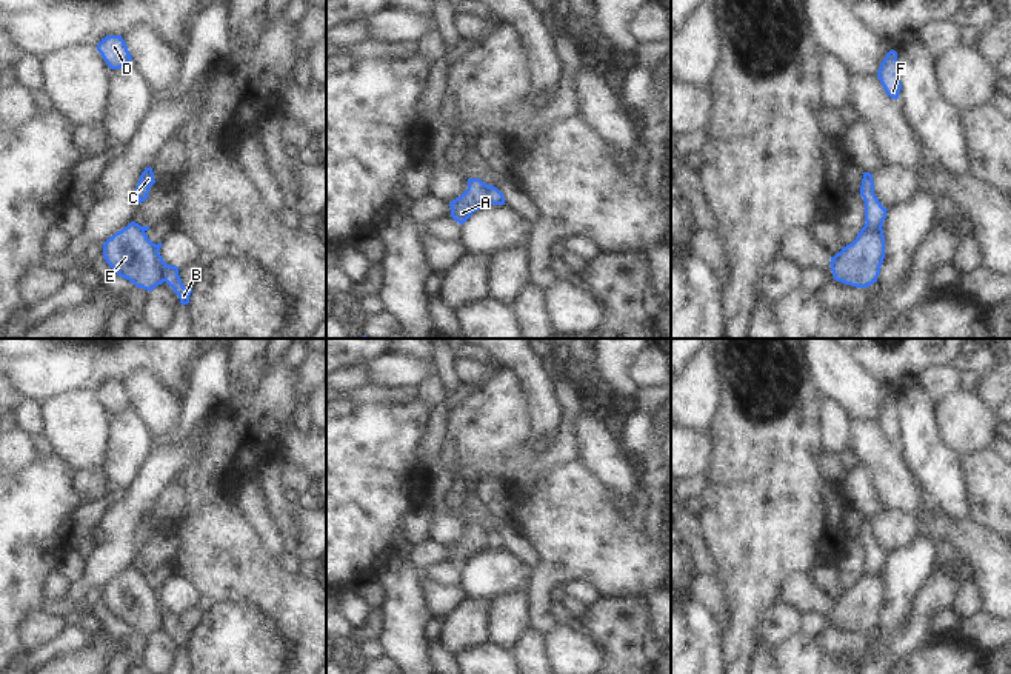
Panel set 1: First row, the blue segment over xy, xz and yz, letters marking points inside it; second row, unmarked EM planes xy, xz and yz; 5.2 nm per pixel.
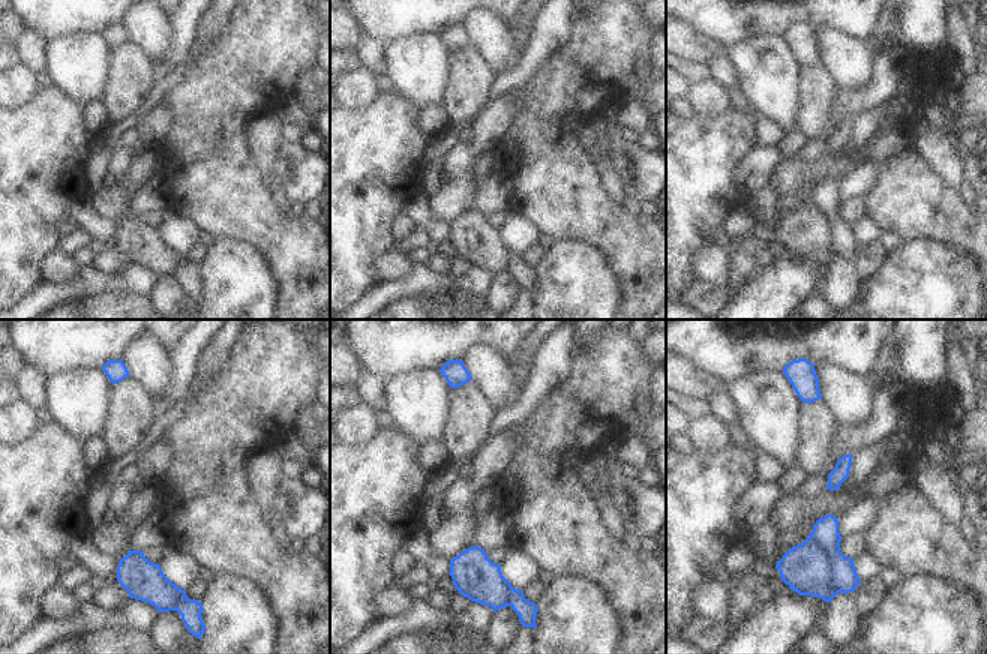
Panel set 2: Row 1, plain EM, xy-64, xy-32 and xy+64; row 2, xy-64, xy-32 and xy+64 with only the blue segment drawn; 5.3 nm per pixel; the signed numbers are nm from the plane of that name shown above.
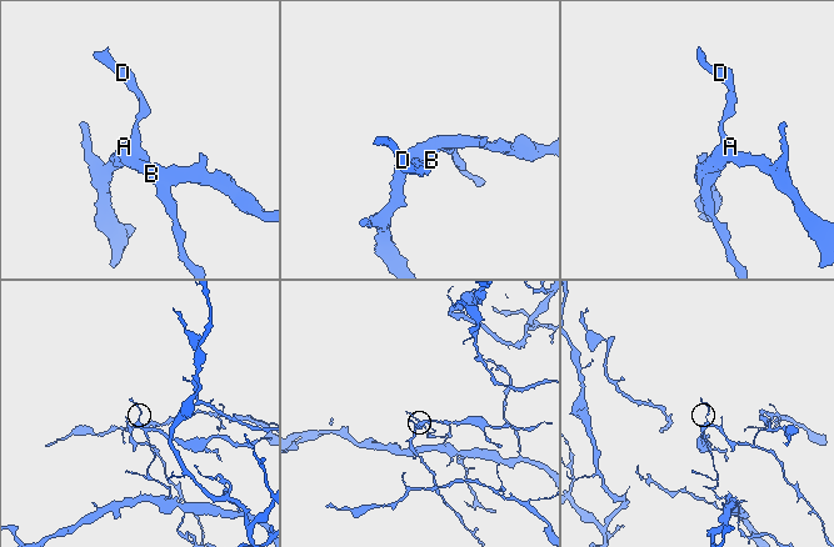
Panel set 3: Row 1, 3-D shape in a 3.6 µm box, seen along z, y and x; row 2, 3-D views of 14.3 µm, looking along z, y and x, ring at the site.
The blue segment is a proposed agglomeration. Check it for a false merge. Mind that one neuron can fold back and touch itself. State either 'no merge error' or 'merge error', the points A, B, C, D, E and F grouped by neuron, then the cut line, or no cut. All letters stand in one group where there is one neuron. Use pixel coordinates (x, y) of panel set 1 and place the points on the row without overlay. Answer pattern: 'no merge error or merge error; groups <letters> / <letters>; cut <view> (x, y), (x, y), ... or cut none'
merge error; groups A E / B C D F; cut xz (487, 531), (488, 548)

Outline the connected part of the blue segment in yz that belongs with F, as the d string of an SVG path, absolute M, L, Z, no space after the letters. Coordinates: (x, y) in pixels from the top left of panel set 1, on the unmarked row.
M889 395L883 406L880 408L877 422L885 434L885 437L891 443L899 443L899 437L902 434L902 428L899 425L899 406L897 406L897 397Z

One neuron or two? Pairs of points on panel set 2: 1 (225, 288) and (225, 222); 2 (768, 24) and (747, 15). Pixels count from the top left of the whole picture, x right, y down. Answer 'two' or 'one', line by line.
1: two
2: one

